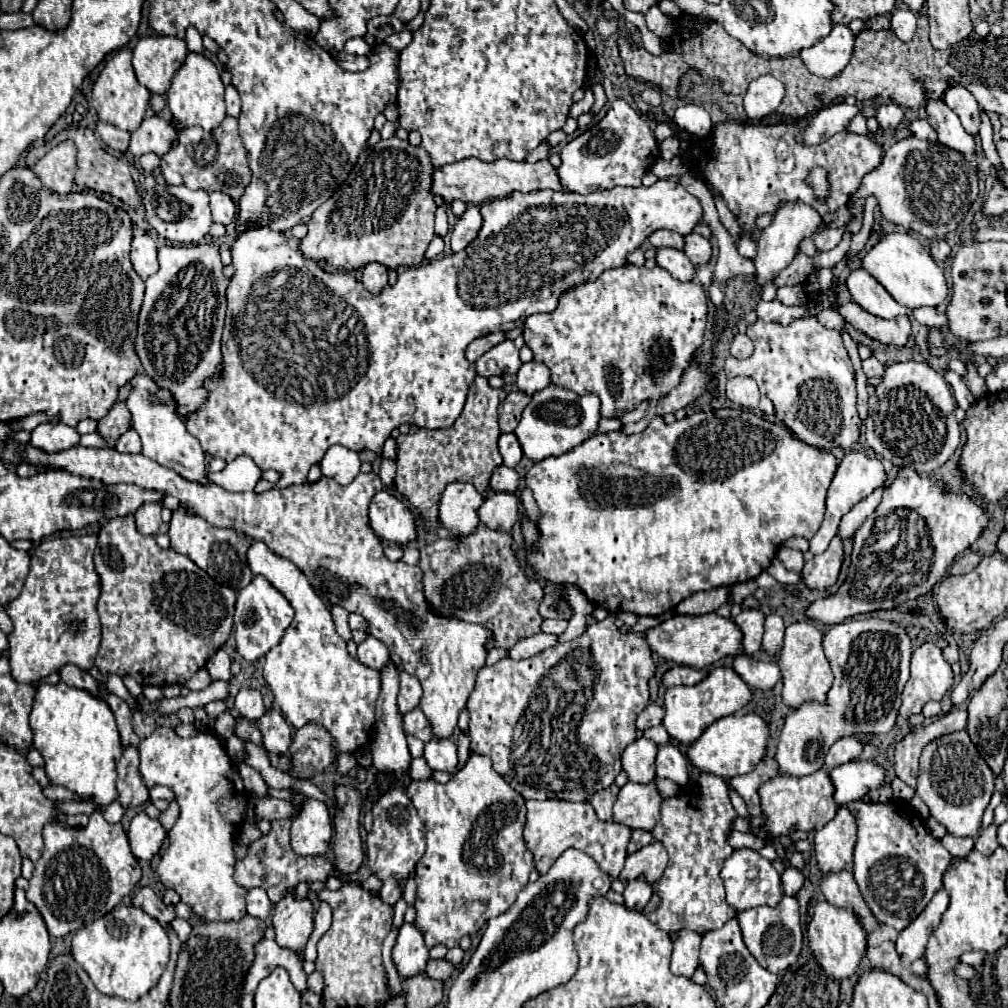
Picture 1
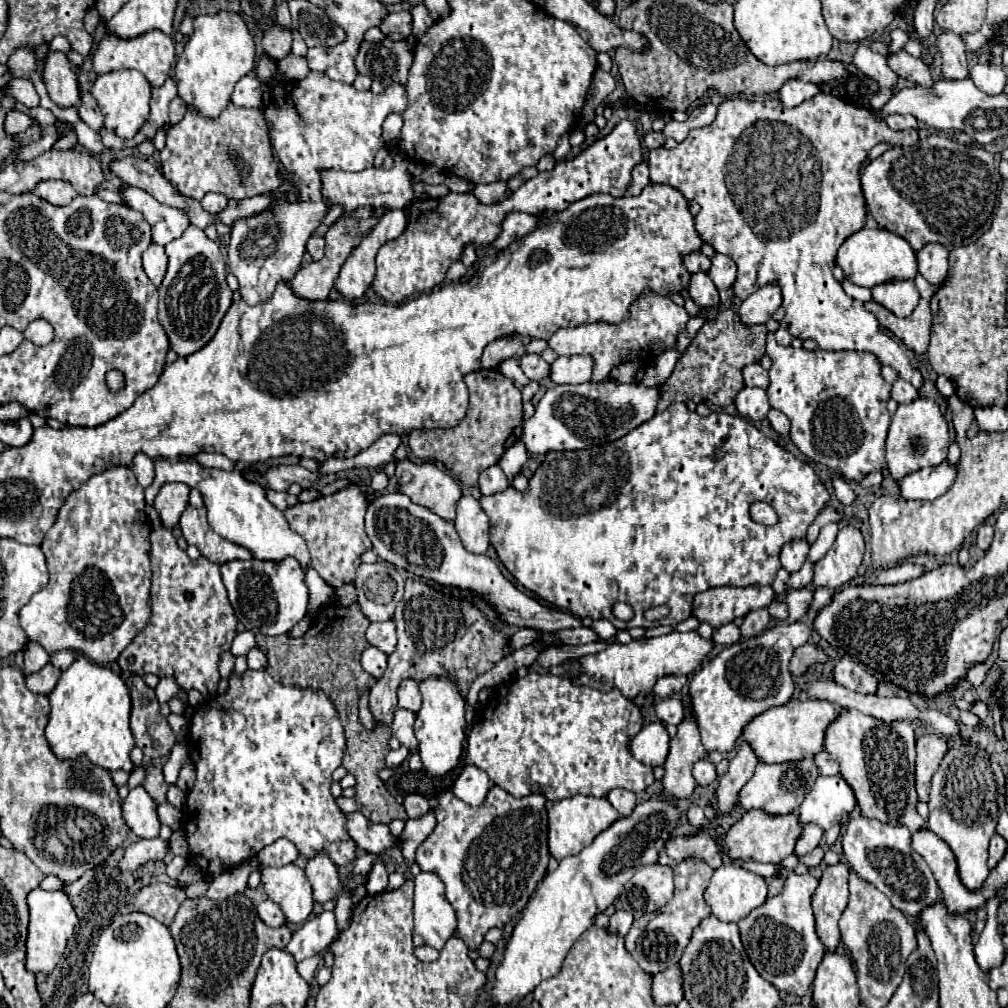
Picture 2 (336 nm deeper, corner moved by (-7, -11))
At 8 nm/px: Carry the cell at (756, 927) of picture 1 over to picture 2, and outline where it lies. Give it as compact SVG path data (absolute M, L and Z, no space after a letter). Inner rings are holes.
M789 874L785 878L783 892L769 898L761 908L755 908L745 920L739 920L741 942L757 972L771 982L779 992L803 996L813 978L815 970L825 954L825 946L815 930L815 918L811 910L811 896L817 888L817 880L809 874Z

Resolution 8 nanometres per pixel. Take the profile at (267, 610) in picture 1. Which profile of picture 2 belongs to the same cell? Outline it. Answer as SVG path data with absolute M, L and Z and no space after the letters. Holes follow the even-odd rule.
M293 558L281 560L281 564L265 564L261 560L233 560L221 566L221 576L237 620L243 624L245 630L251 630L253 634L287 634L307 614L309 592L305 584L305 574Z

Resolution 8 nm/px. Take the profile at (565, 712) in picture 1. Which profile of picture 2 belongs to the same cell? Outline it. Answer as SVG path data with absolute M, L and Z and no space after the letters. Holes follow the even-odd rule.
M531 670L525 678L513 680L493 692L481 720L467 738L465 762L487 772L489 780L515 798L539 792L547 802L563 800L575 794L603 798L613 788L625 788L635 794L653 784L653 770L637 762L629 752L631 738L643 728L641 710L619 690L599 692L591 686L577 686L567 676Z

